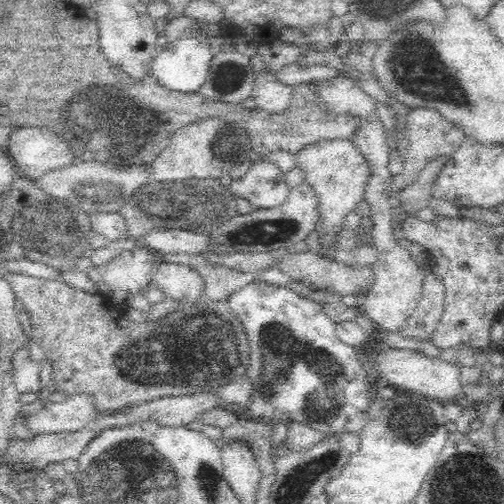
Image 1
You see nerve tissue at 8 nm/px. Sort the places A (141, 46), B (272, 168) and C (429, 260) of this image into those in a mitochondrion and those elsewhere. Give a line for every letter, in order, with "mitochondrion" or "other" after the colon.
A: other
B: other
C: other

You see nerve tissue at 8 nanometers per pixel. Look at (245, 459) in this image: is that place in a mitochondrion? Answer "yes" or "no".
no

